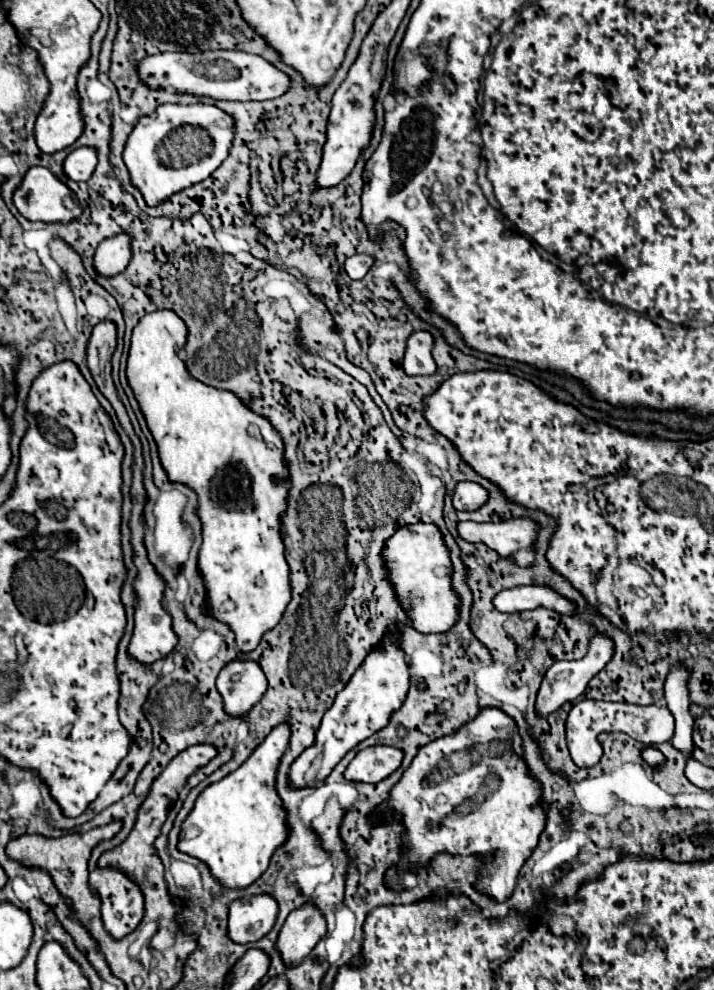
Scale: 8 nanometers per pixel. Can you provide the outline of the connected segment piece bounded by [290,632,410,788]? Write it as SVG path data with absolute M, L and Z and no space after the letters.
M386 632L380 642L372 646L366 660L354 672L346 688L336 696L332 708L322 718L316 734L316 744L308 748L290 768L290 780L296 788L316 786L316 782L324 780L348 750L352 750L368 736L376 734L380 728L386 728L392 712L396 712L404 704L410 684L410 672L404 650L400 648L400 636L400 632Z

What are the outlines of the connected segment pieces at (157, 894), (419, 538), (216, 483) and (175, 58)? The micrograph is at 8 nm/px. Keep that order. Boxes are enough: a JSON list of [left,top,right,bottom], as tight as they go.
[[110,744,218,930],[384,524,460,632],[126,310,292,652],[138,50,290,100]]

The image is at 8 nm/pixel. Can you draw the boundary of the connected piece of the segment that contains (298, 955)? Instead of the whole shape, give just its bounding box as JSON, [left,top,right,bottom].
[278,902,326,966]

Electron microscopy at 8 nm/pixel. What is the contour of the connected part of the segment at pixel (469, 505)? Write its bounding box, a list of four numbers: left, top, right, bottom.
[454,482,488,510]

